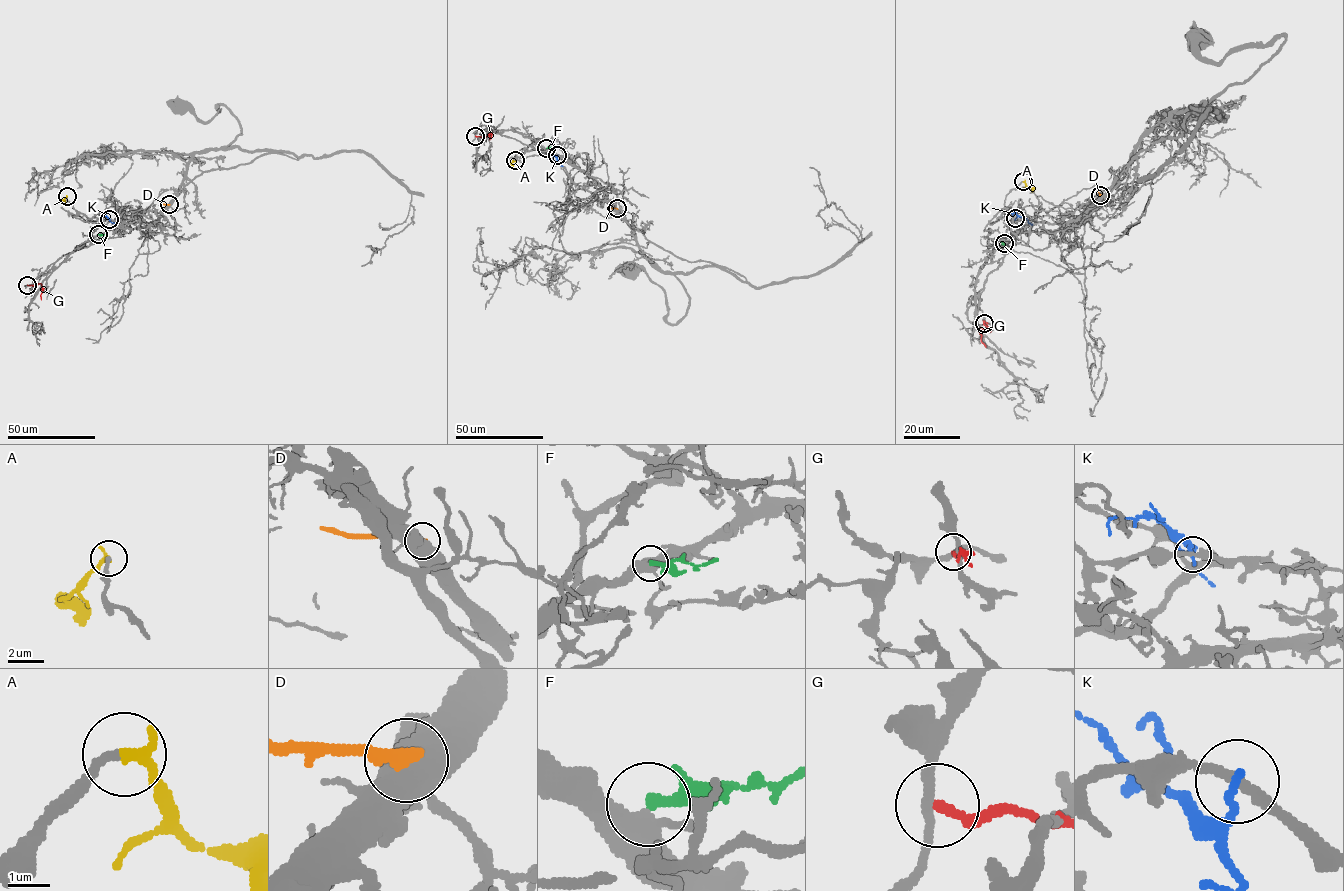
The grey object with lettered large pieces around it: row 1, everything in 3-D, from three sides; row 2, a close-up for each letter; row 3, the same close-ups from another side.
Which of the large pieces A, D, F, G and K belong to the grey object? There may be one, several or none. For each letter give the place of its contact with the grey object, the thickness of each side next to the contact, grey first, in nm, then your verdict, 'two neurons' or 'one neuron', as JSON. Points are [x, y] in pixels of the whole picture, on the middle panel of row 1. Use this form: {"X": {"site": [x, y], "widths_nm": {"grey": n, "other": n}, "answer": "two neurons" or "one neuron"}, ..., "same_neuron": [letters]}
{"A": {"site": [515, 160], "widths_nm": {"grey": 220, "other": 240}, "answer": "one neuron"}, "D": {"site": [617, 208], "widths_nm": {"grey": 800, "other": 360}, "answer": "two neurons"}, "F": {"site": [546, 148], "widths_nm": {"grey": 440, "other": 300}, "answer": "one neuron"}, "G": {"site": [475, 136], "widths_nm": {"grey": 240, "other": 220}, "answer": "two neurons"}, "K": {"site": [557, 155], "widths_nm": {"grey": 260, "other": 200}, "answer": "two neurons"}, "same_neuron": ["A", "F"]}

